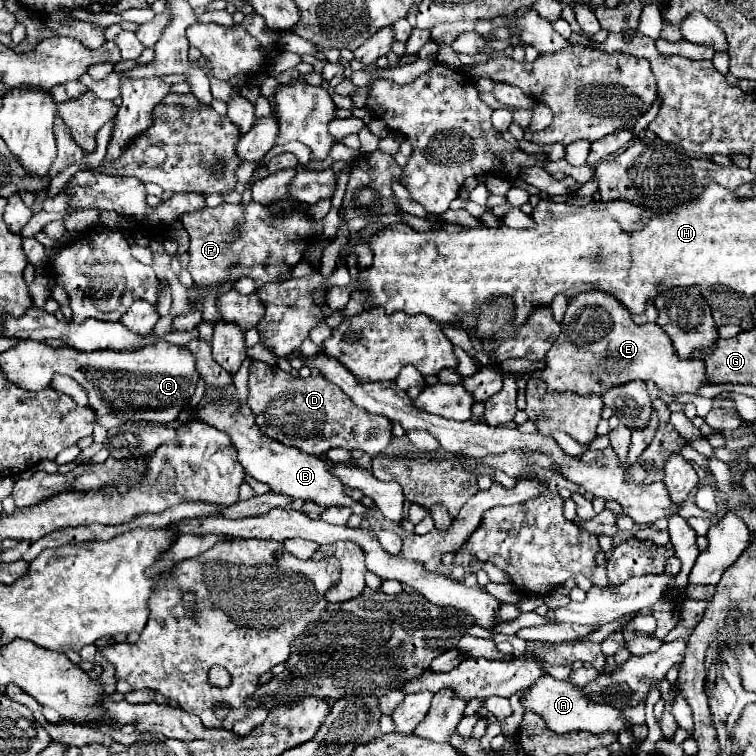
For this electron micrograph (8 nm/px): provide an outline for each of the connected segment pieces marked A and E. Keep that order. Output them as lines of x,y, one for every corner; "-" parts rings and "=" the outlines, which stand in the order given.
550,675
540,677
540,681
536,681
536,685
532,685
530,689
524,689
520,693
520,703
526,711
532,711
532,713
540,715
544,719
544,723
558,735
564,735
564,733
570,733
570,731
590,731
590,733
598,735
598,733
604,733
604,731
620,733
620,731
628,729
622,711
618,711
610,705
590,703
582,689
578,689
576,685
572,685
568,681
552,679
=
580,293
580,297
570,299
568,311
566,311
566,323
562,321
562,333
544,357
544,369
528,373
528,377
524,379
544,381
550,393
576,393
582,397
588,397
588,395
602,397
608,389
630,383
630,381
638,381
638,379
654,381
668,395
682,395
682,393
696,395
698,387
708,385
704,361
680,359
672,349
672,341
664,333
664,329
660,329
656,323
636,325
628,309
624,309
624,305
620,305
608,293

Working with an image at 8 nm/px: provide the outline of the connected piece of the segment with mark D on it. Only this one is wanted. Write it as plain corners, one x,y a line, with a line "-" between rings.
252,361
250,365
248,405
254,413
256,425
264,429
264,435
282,441
284,445
300,447
300,451
310,455
322,455
330,447
344,447
362,449
374,457
388,447
392,437
392,423
386,417
372,415
366,409
352,405
348,395
322,375
302,379
262,361

